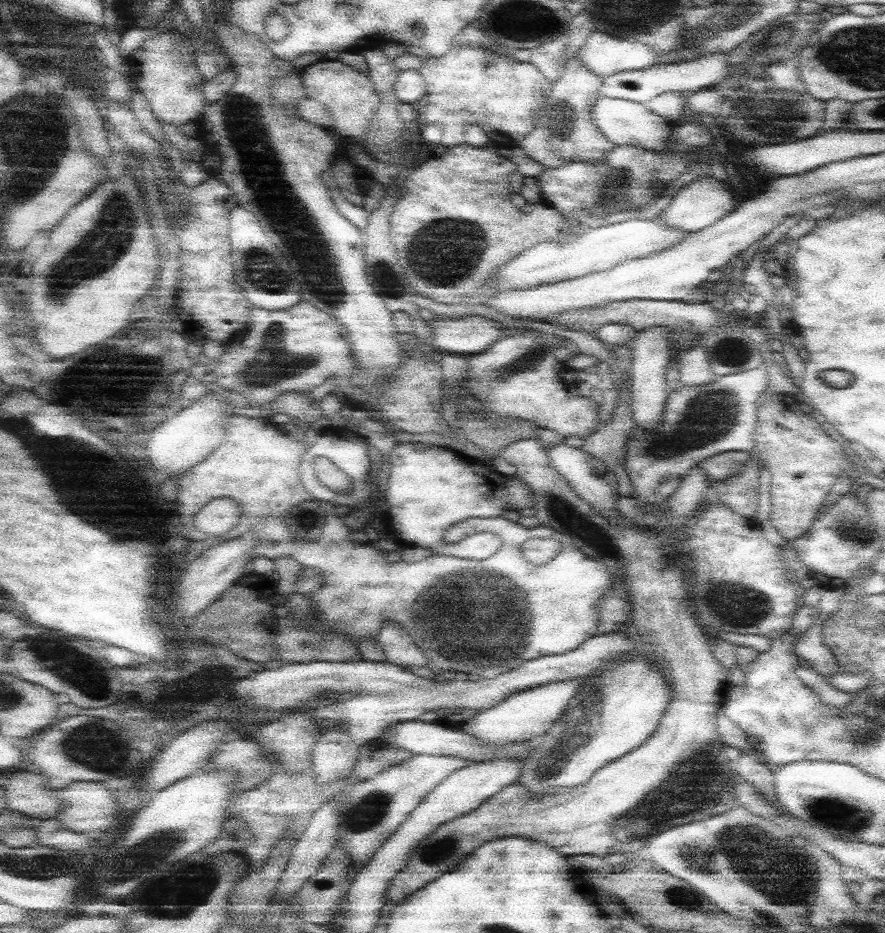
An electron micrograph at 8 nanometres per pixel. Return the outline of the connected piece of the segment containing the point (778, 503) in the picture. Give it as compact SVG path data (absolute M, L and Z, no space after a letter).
M781 394L771 398L769 402L765 402L763 406L757 406L757 430L755 430L755 448L749 452L751 458L747 462L747 468L743 470L743 474L733 476L725 482L719 482L713 486L711 496L715 496L721 504L725 504L731 512L745 516L747 520L755 514L757 508L757 486L759 486L759 470L761 466L767 466L767 470L771 472L771 482L769 482L769 498L771 498L771 514L769 514L769 522L775 530L775 534L783 540L783 542L791 542L795 538L801 538L809 526L815 520L815 514L821 510L821 506L825 504L823 498L827 496L829 488L837 482L837 476L841 474L849 474L851 478L855 476L853 470L849 468L849 464L845 462L845 454L841 450L841 446L831 440L823 430L825 424L821 420L813 420L815 416L807 416L799 410L799 406L795 404L793 396L789 394Z

